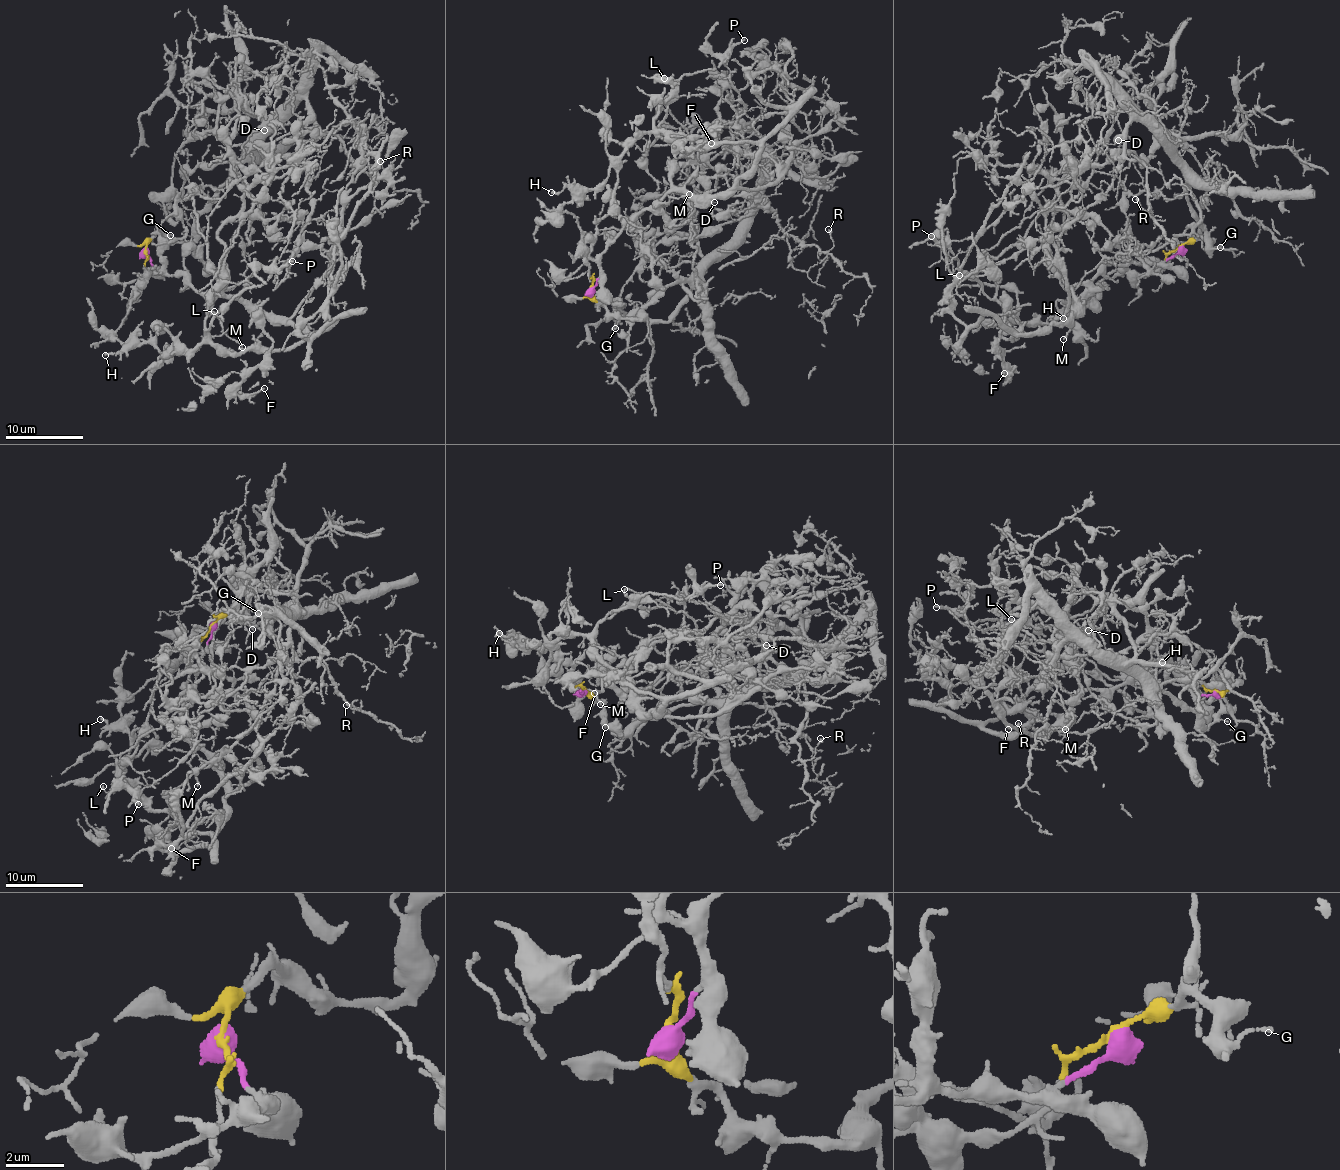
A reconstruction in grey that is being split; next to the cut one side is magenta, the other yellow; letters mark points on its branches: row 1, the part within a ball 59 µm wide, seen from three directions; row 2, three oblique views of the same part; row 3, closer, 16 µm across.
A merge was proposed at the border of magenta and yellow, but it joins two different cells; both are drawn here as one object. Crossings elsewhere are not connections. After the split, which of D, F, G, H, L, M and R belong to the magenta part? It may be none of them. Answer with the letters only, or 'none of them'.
F, H, L, M

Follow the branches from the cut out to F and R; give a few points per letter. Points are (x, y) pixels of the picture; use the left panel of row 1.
F: (145, 250), (154, 272), (241, 297), (312, 335), (271, 350), (237, 391), (253, 394), (265, 387)
R: (145, 251), (161, 232), (195, 238), (243, 144), (302, 99), (347, 159), (375, 178), (380, 161)

